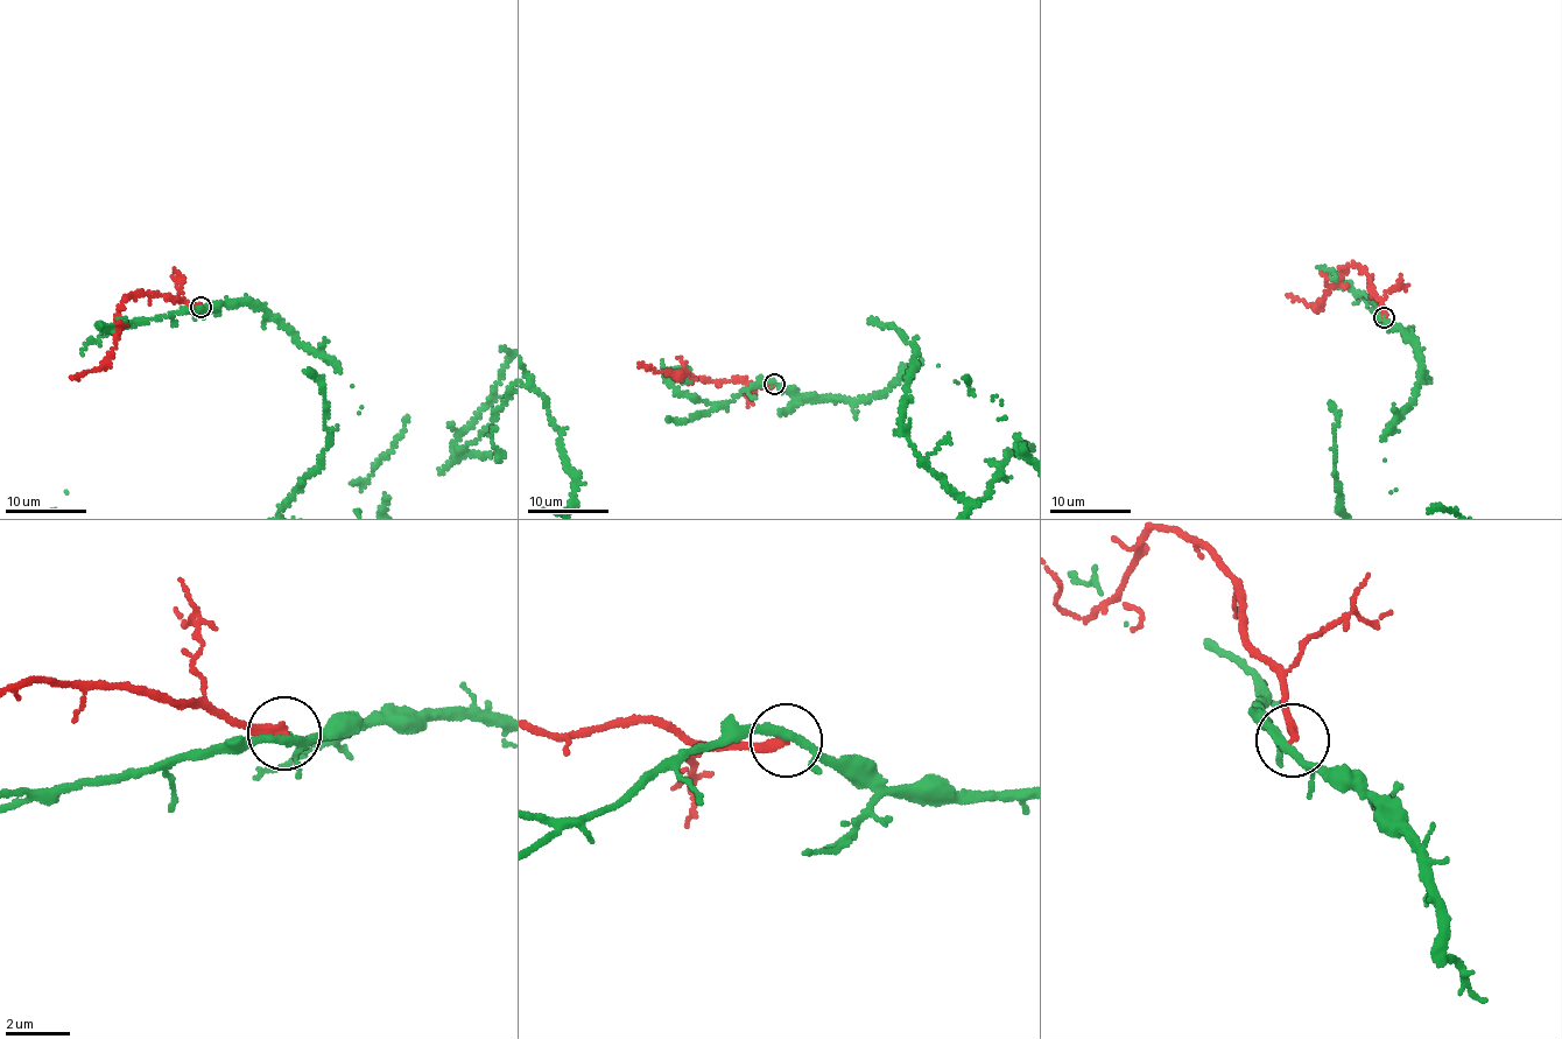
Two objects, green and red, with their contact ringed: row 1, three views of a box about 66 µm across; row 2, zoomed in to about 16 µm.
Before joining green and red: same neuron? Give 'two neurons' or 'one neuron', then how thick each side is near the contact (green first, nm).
two neurons; 200 nm thick on the green side, 300 nm on the other

